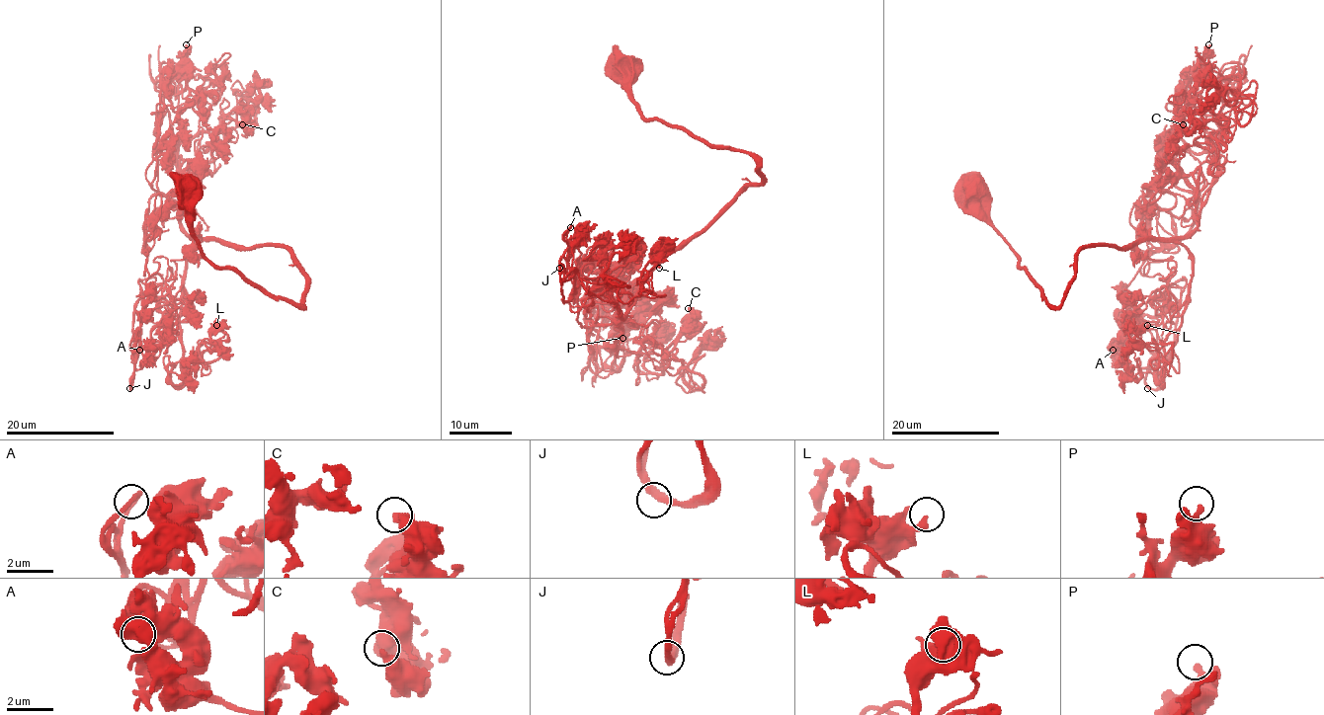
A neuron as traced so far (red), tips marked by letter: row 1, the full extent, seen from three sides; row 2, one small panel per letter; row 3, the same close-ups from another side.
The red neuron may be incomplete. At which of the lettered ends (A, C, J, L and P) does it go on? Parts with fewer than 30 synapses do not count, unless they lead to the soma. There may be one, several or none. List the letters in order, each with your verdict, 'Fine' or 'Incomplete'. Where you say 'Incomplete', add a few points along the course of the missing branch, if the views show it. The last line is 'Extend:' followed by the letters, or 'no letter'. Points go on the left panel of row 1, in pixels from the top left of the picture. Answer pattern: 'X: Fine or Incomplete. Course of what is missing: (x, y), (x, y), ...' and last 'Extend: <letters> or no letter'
A: Fine
C: Fine
J: Fine
L: Fine
P: Fine
Extend: no letter

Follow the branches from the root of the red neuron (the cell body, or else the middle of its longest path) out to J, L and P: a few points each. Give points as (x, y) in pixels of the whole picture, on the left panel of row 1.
J: (190, 187), (198, 248), (303, 304), (287, 249), (199, 241), (180, 330), (155, 358), (137, 354), (129, 388)
L: (190, 187), (212, 263), (300, 306), (306, 278), (285, 248), (196, 242), (183, 372), (216, 325)
P: (190, 187), (188, 230), (198, 248), (302, 306), (306, 278), (287, 249), (196, 241), (181, 226), (186, 44)

